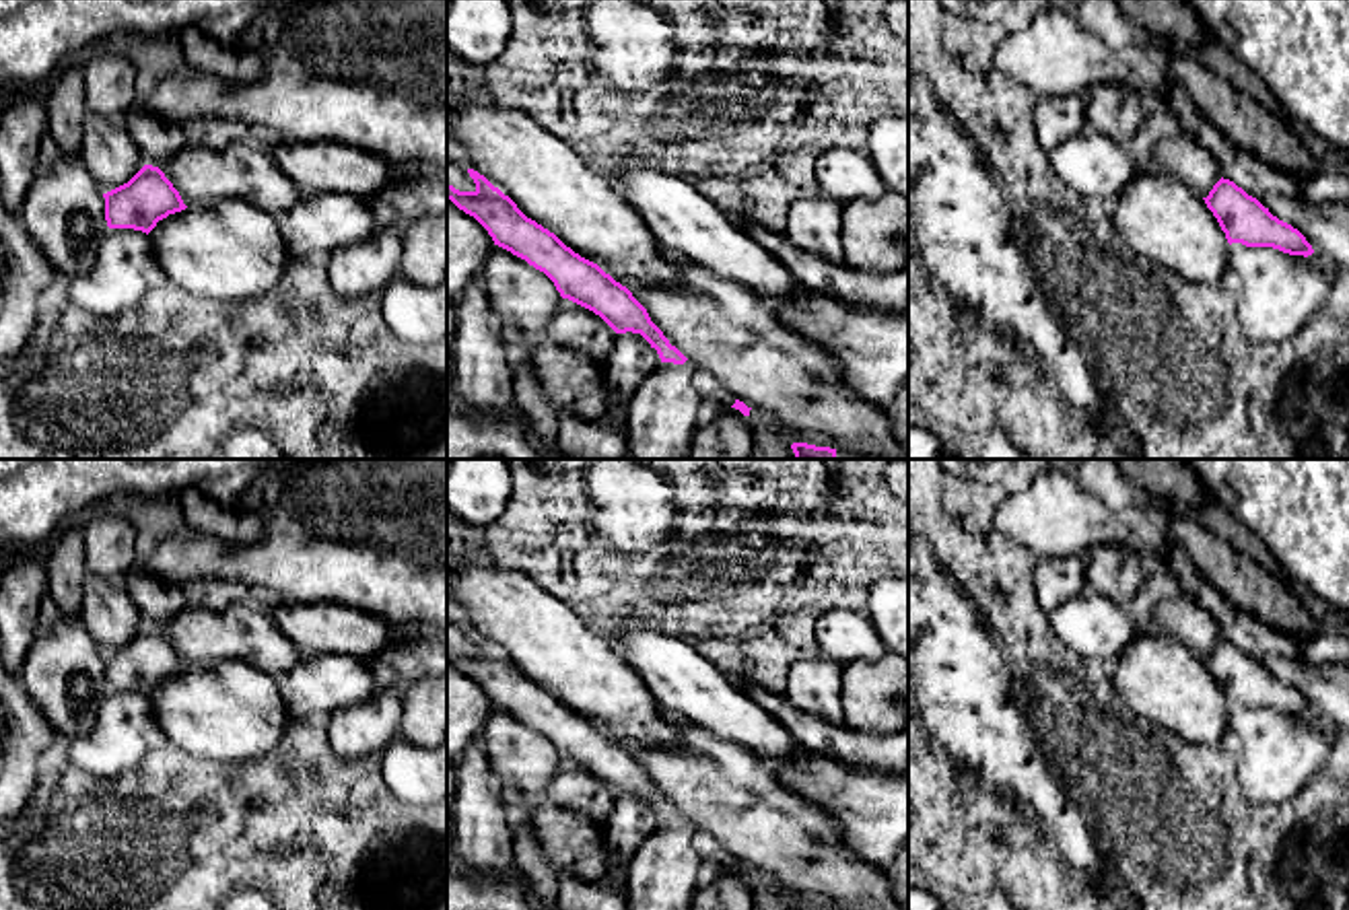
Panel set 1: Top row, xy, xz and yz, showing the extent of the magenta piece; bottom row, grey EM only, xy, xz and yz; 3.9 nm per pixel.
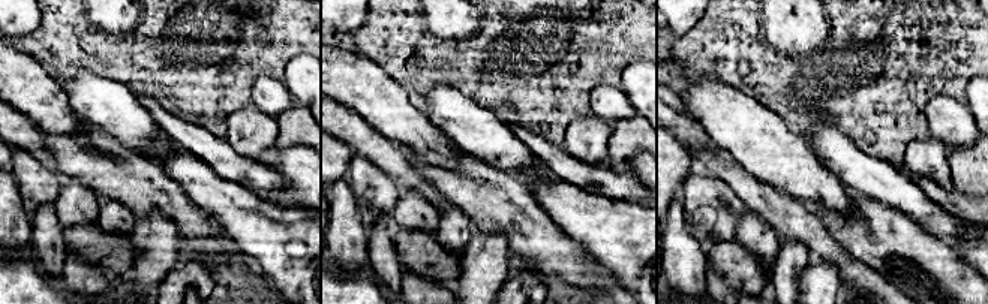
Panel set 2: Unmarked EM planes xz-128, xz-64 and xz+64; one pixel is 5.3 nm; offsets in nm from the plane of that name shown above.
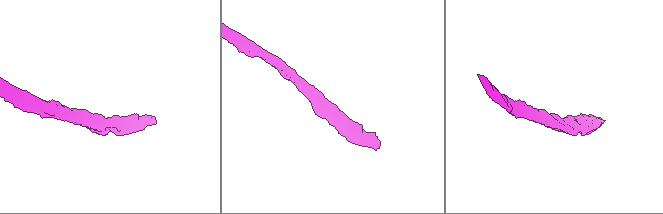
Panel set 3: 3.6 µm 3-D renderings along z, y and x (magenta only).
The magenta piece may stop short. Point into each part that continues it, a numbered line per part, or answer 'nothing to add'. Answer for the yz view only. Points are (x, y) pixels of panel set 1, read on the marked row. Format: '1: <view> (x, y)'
1: yz (1162, 147)

